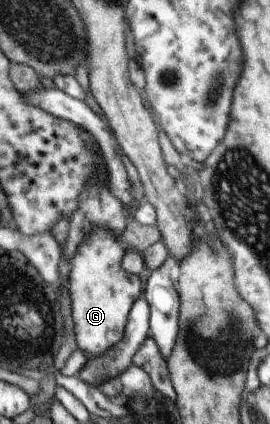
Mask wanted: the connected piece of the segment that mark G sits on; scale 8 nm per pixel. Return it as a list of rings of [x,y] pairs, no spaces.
[[[98,227],[79,246],[75,256],[69,262],[70,272],[68,274],[67,288],[70,294],[76,350],[82,352],[86,361],[104,355],[123,340],[123,336],[126,334],[127,316],[130,314],[133,304],[138,299],[138,294],[140,294],[140,282],[138,282],[136,275],[126,274],[118,266],[122,254],[124,254],[124,246],[120,244],[119,238],[103,227]]]

